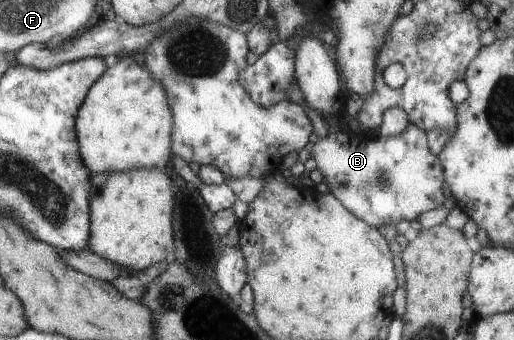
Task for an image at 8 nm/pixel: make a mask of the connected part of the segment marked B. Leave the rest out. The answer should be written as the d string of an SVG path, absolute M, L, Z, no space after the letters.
M409 123L397 135L379 136L367 139L363 132L356 128L345 131L339 129L328 132L312 146L309 156L315 161L316 168L321 172L324 183L330 193L357 219L361 219L370 227L396 225L401 219L414 224L419 213L439 208L444 202L442 185L442 168L436 156L428 149L426 133L419 127Z

